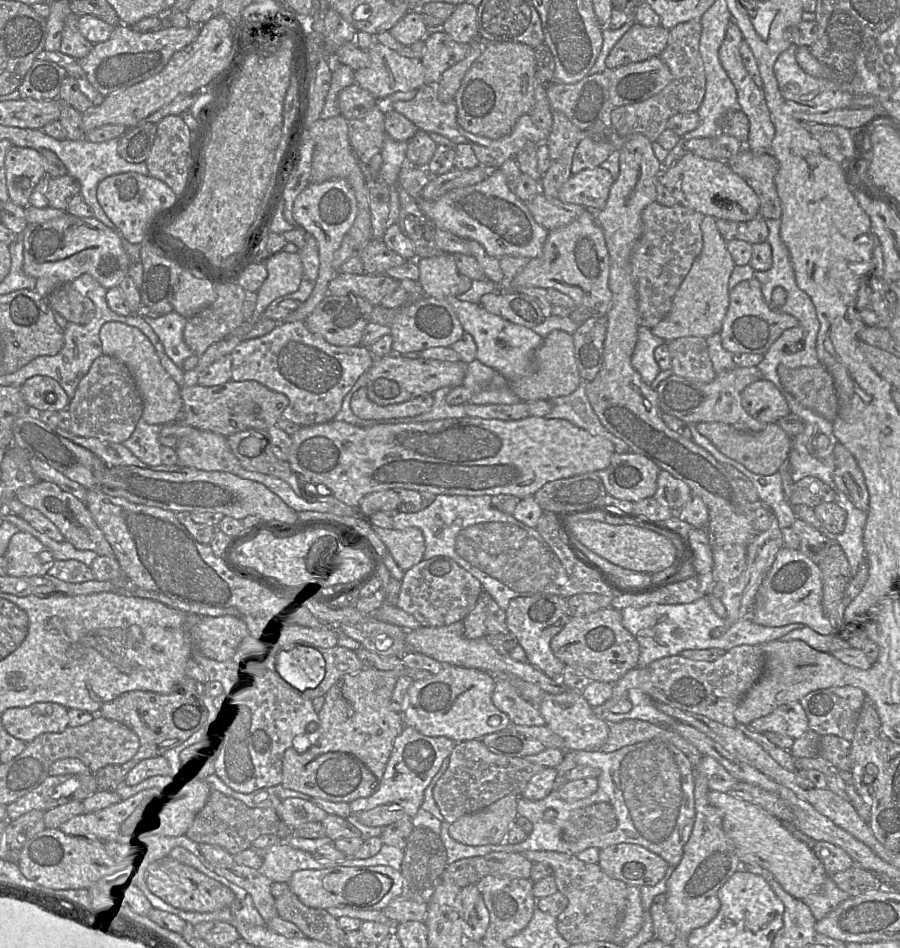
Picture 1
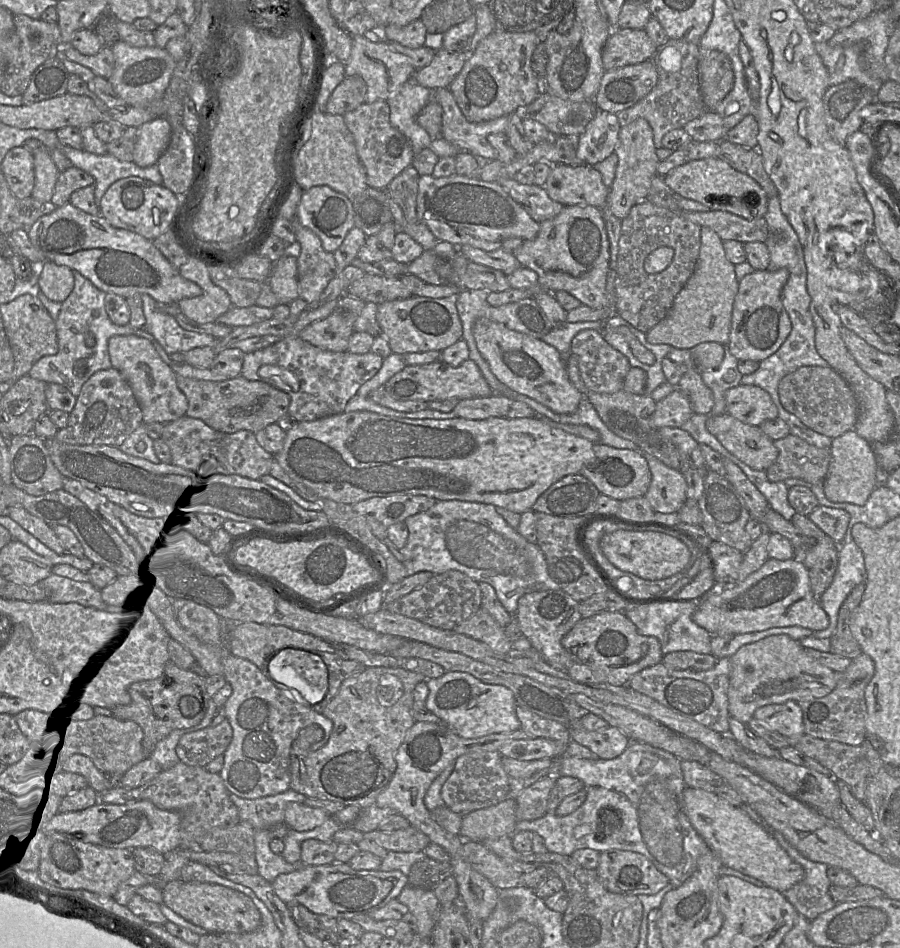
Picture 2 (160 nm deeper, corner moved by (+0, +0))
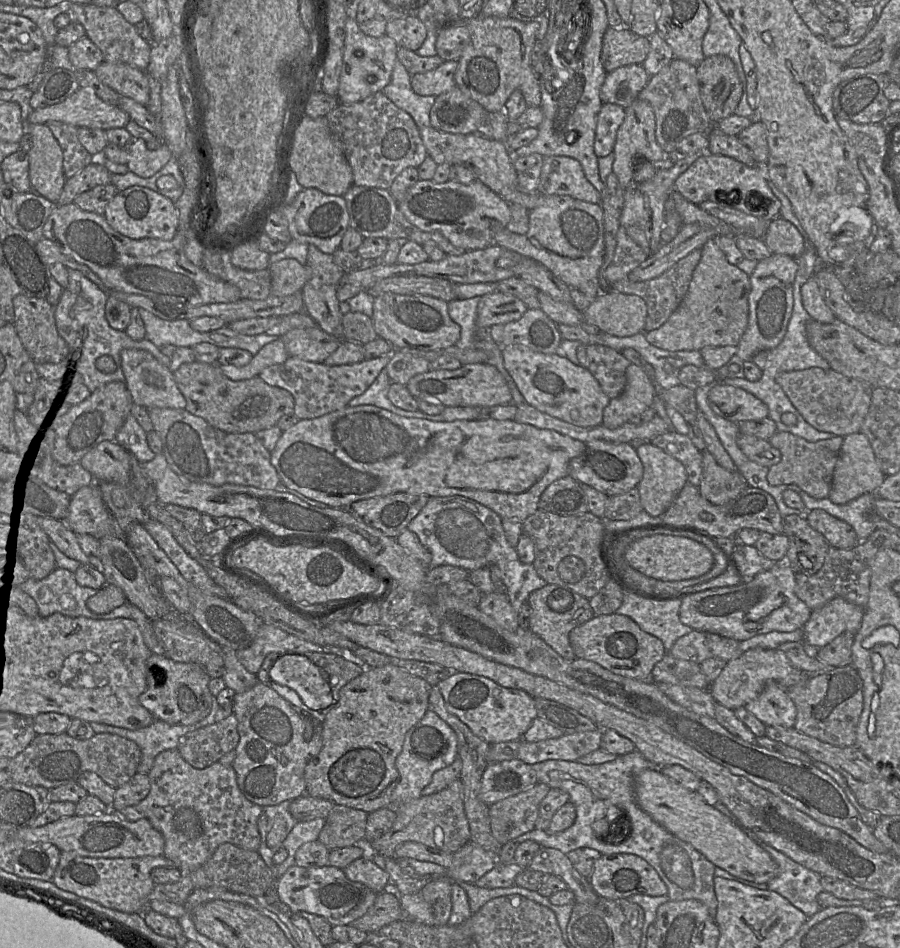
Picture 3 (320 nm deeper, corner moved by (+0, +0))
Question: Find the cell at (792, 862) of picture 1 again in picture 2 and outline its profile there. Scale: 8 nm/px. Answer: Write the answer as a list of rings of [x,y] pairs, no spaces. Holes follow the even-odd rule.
[[[685,787],[683,791],[682,807],[693,828],[718,856],[723,866],[730,867],[745,875],[756,878],[765,886],[771,887],[781,893],[787,891],[804,878],[803,867],[795,862],[780,846],[768,827],[759,825],[753,821],[740,807],[729,804],[713,792],[691,787]]]

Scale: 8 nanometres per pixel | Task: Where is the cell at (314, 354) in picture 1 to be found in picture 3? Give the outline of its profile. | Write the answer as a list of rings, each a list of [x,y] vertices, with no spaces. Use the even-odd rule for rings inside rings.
[[[390,355],[344,365],[327,365],[289,356],[283,364],[261,371],[259,377],[267,384],[289,391],[294,398],[294,414],[300,419],[313,419],[346,407],[356,396],[363,394],[390,361]]]

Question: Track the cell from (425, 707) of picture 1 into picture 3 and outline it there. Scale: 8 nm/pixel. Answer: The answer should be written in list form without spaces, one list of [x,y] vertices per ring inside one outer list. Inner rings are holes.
[[[449,671],[449,676],[437,684],[447,710],[457,716],[478,737],[490,745],[520,740],[532,721],[537,717],[534,698],[520,689],[505,688],[484,676]]]

